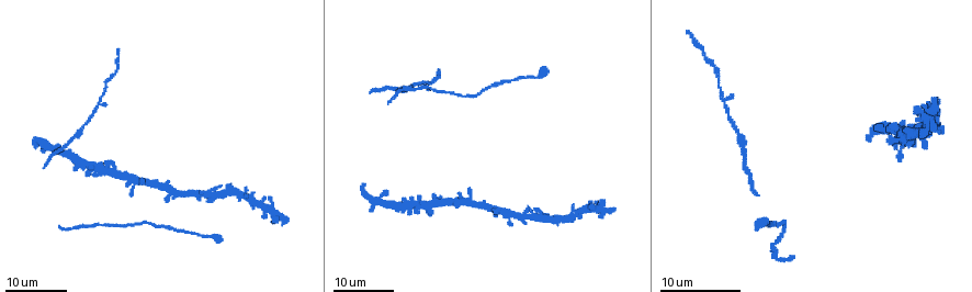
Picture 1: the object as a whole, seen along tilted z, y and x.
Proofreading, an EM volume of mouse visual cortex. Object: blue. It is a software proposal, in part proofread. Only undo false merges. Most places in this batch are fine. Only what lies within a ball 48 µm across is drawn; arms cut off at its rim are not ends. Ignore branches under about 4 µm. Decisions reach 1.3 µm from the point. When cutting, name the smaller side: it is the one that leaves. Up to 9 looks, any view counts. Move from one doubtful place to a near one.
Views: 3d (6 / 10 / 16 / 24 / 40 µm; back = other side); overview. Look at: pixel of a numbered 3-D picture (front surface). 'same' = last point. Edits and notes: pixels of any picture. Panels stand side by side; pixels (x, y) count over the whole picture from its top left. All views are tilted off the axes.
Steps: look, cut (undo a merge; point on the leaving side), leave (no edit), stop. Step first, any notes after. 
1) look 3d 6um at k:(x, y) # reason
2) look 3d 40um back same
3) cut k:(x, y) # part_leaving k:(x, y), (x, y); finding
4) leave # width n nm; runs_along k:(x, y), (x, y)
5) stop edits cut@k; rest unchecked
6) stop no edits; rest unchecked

look 3d 24um at 1:(79, 129) # thick turns thin

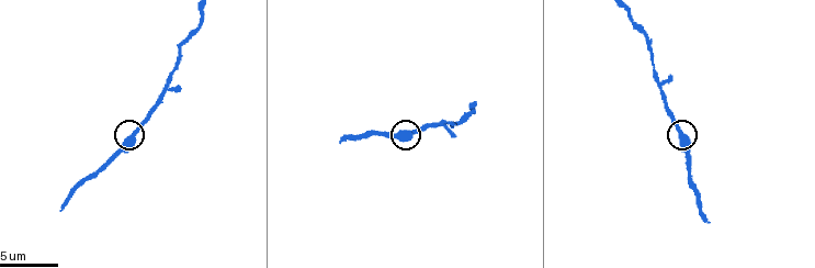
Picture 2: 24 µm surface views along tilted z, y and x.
look 3d 10um at 2:(133, 136)

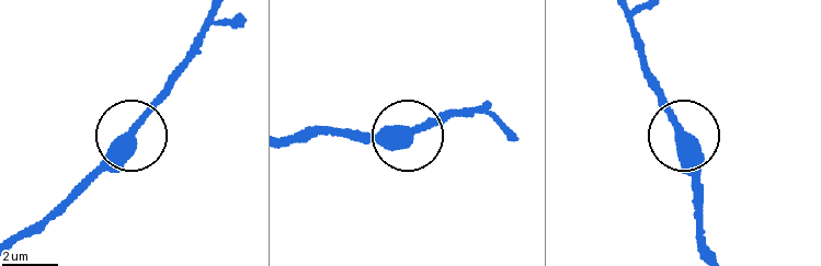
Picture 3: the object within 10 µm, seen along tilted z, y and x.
leave # all the same cell

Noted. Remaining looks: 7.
look 3d 16um at 2:(169, 82) # small branch off a trunk

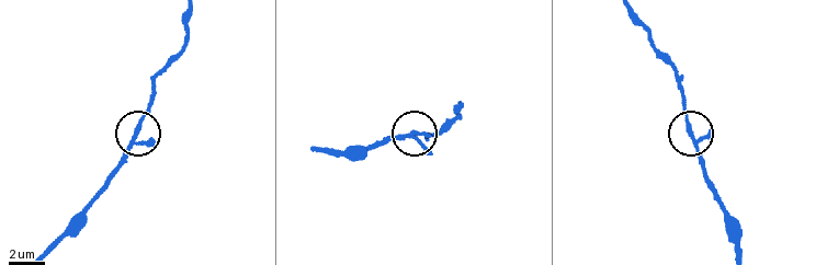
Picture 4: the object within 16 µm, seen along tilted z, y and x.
leave # arms 3; one cell here

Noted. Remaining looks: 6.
look 3d 24um at 1:(538, 78) # thick turns thin

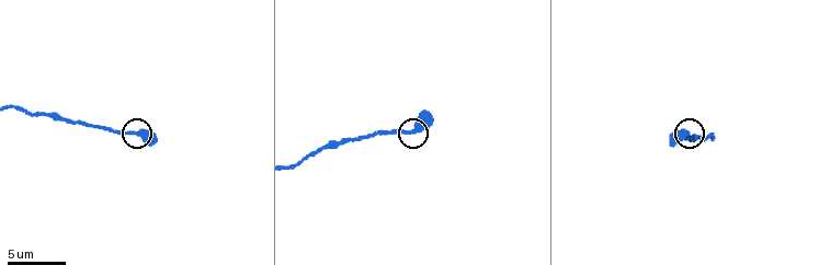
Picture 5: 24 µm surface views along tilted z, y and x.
look 3d 10um at 5:(138, 131)

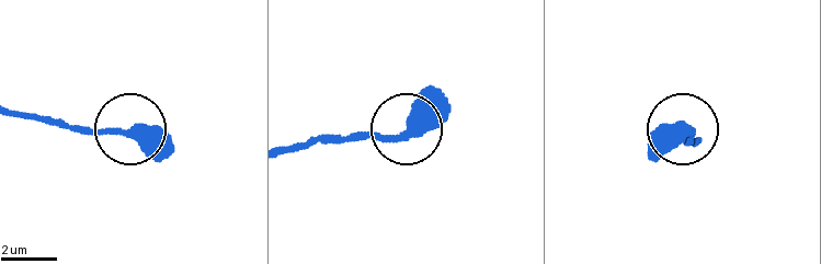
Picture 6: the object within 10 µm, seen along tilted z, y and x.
leave # all the same cell

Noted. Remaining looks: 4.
look 3d 24um at 1:(471, 96)

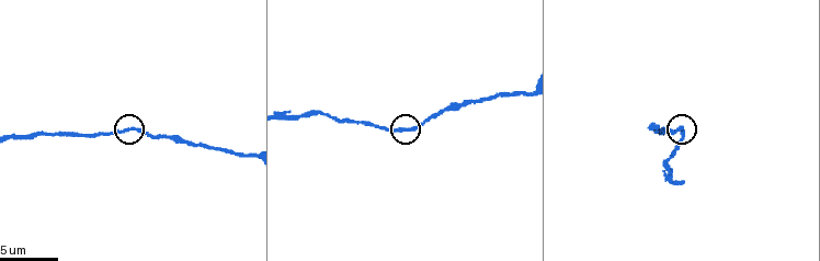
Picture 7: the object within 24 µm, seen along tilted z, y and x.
look 3d 10um at 7:(405, 128)

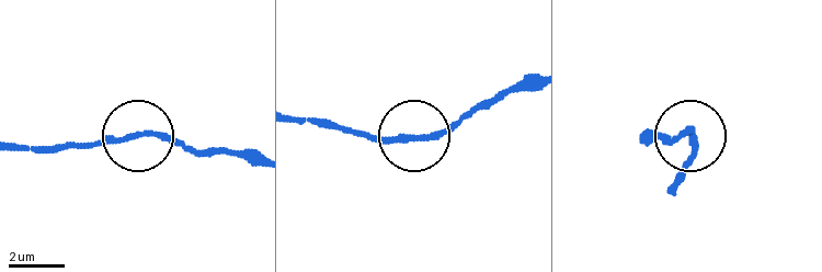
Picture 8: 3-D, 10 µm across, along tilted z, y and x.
leave # one cell here

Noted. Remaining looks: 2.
stop no edits; rest unchecked

